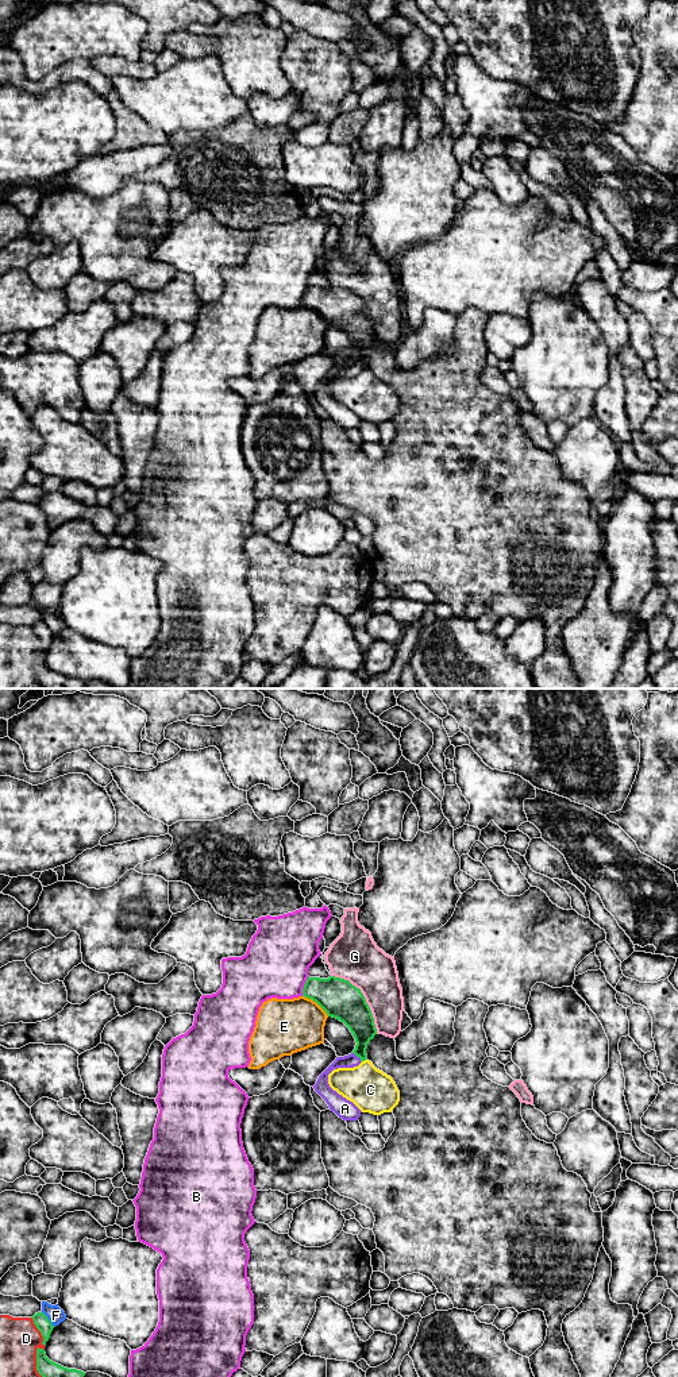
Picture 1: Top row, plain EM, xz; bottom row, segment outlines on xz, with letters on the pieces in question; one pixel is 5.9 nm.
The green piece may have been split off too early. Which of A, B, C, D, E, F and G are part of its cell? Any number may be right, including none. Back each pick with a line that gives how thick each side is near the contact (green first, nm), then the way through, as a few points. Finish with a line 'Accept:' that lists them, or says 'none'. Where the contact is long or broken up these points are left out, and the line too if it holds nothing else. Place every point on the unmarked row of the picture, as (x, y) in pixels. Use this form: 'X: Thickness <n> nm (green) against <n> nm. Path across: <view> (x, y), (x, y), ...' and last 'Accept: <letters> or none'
A: Thickness 180 nm (green) against 80 nm. Path across: xz (355, 323), (361, 331), (358, 365), (351, 369)
Accept: A

